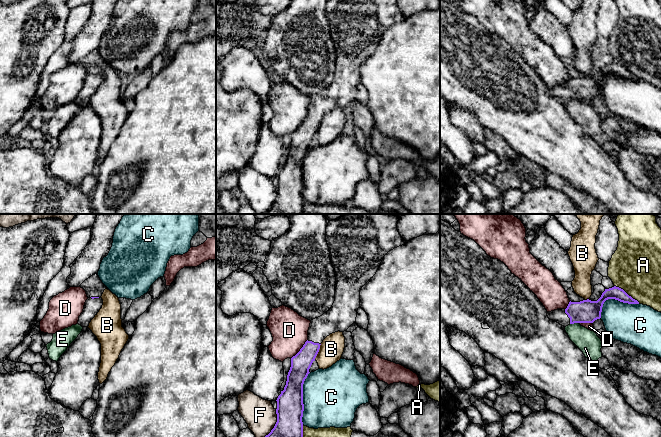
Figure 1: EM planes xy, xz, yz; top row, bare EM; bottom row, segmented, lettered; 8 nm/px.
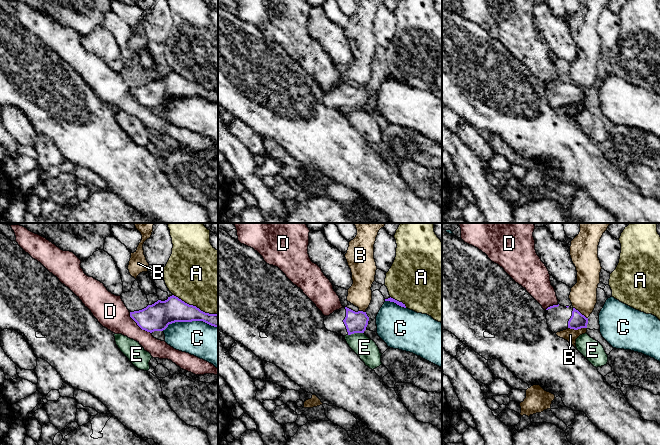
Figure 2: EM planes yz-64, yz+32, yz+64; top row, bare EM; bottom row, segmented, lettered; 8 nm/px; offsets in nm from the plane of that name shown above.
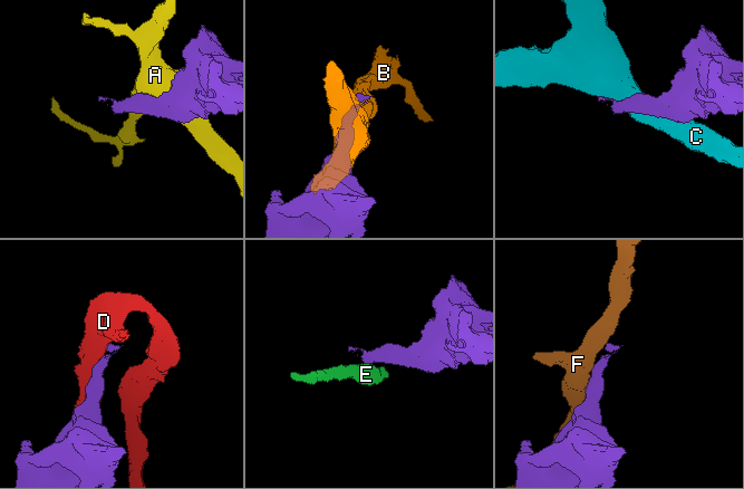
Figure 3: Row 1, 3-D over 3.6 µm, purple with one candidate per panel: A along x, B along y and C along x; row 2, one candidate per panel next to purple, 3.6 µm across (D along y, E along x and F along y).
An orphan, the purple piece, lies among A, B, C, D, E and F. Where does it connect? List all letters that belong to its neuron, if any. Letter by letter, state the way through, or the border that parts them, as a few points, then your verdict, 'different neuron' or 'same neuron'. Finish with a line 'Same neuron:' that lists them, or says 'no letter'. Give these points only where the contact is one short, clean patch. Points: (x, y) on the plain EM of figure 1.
A: different neuron
B: border xz (321, 120), (314, 135); different neuron
C: different neuron
D: different neuron
E: border yz (578, 98), (570, 100); different neuron
F: different neuron
Same neuron: no letter

